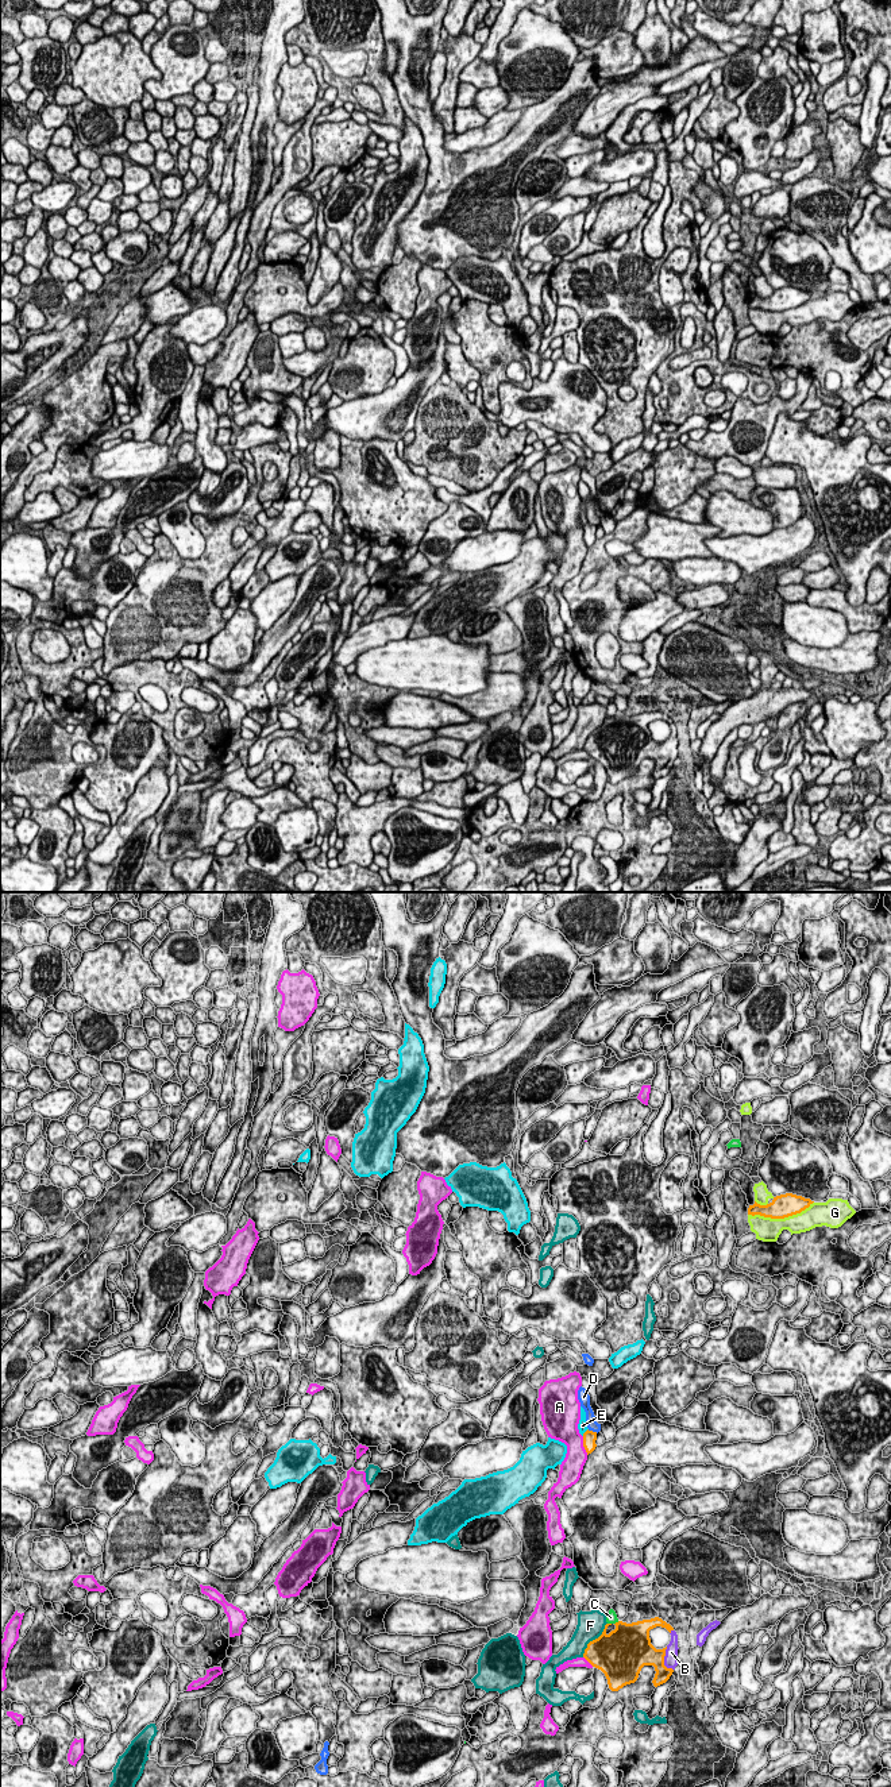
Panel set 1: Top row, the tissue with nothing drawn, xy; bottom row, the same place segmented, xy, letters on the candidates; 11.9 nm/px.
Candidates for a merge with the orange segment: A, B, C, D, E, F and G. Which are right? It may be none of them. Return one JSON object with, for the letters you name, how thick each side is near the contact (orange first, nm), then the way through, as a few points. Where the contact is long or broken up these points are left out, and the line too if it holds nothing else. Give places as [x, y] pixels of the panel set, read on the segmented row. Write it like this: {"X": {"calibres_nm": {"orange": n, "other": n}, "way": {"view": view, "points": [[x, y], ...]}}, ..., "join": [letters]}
{"B": {"calibres_nm": {"orange": 280, "other": 160}}, "join": ["B"]}

